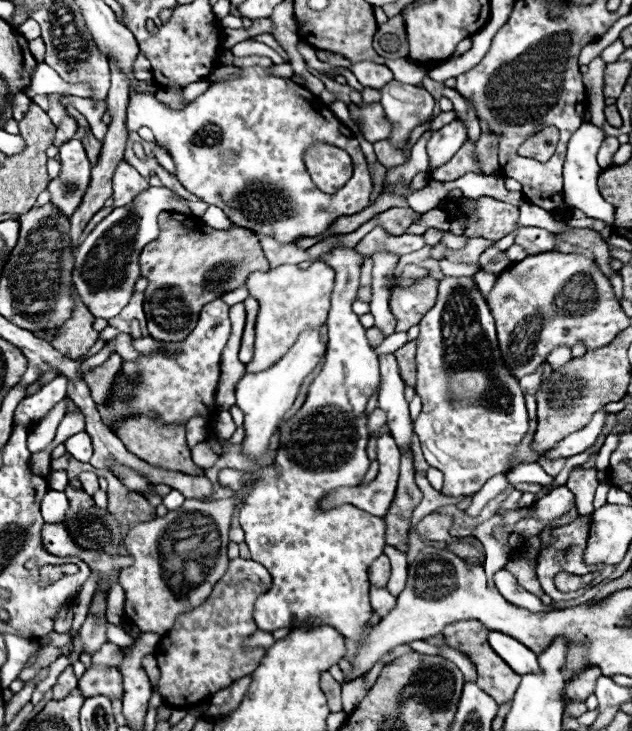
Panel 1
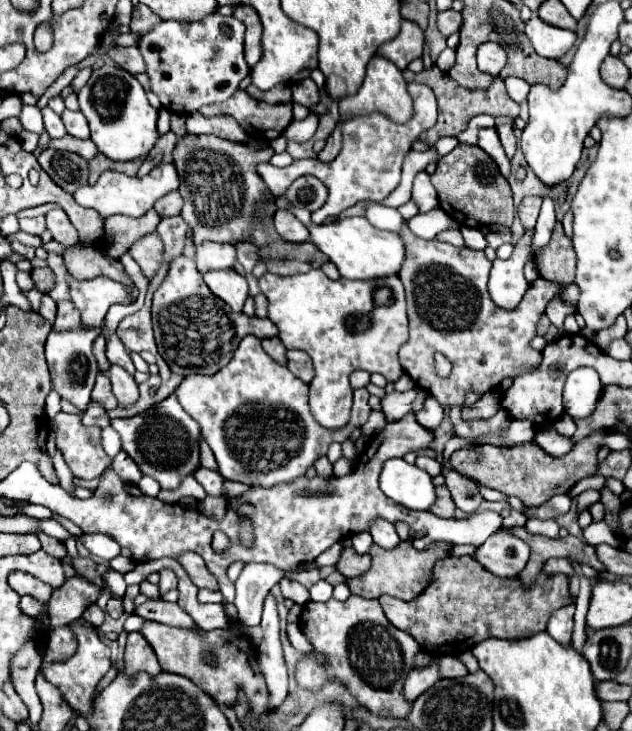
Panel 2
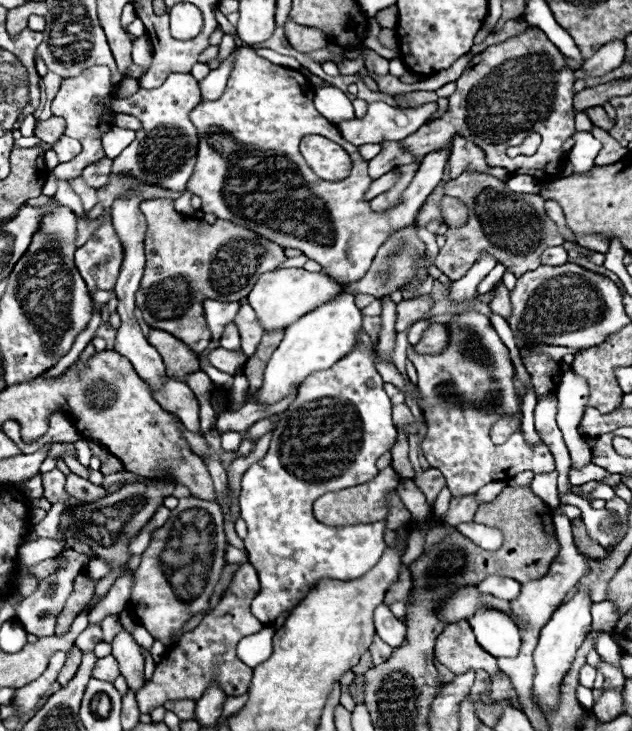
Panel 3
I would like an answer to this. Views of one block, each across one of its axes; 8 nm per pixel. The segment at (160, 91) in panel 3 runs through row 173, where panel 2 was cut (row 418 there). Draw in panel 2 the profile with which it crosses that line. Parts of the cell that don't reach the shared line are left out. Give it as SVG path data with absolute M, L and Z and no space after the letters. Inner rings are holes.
M174 394L138 416L114 418L112 426L102 430L102 446L110 458L120 452L120 438L122 450L138 464L140 472L152 476L164 490L178 488L180 482L200 466L200 426L184 412Z

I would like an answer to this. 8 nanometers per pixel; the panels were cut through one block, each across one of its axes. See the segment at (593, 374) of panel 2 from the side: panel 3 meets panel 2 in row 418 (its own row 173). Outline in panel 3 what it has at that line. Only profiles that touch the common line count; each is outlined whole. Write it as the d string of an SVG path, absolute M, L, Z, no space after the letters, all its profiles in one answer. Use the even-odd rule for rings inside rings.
M578 132L574 148L568 154L568 160L574 164L574 174L588 172L594 166L594 158L600 152L600 142L594 138L592 132Z

